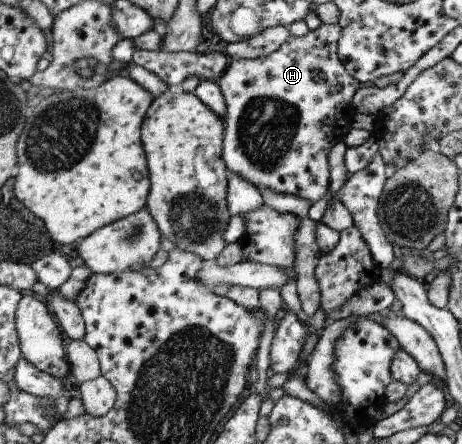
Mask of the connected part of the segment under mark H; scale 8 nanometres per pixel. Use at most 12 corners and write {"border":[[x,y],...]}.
{"border":[[339,24],[232,60],[224,160],[311,204],[361,84]]}

